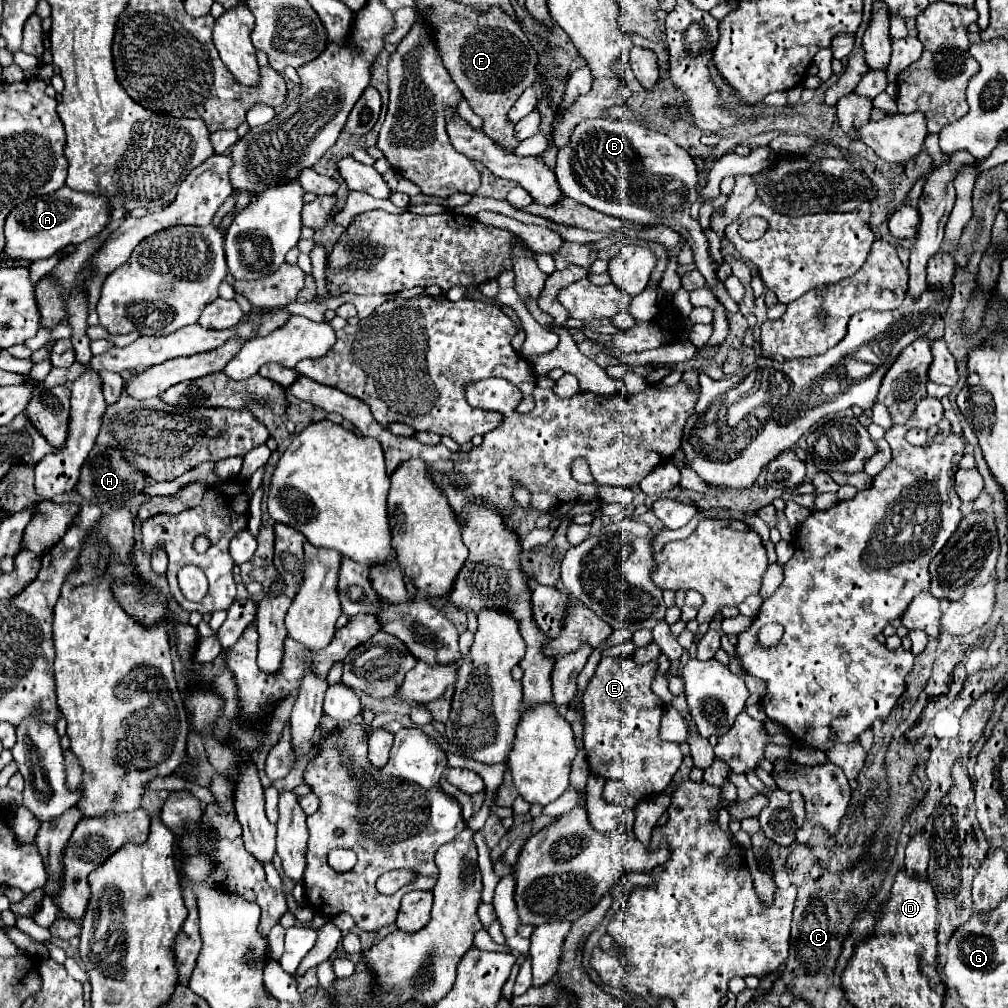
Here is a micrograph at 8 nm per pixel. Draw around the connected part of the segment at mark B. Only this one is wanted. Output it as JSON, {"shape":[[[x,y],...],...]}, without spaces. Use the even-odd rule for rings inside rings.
{"shape":[[[593,118],[593,120],[583,120],[577,124],[577,128],[569,136],[569,144],[559,148],[557,154],[557,166],[555,166],[555,176],[561,192],[567,198],[573,198],[575,202],[581,202],[597,212],[617,216],[627,222],[637,222],[637,224],[665,224],[671,230],[679,232],[691,246],[693,256],[695,256],[695,266],[705,278],[705,286],[711,290],[717,284],[717,272],[713,266],[713,258],[709,254],[709,242],[707,236],[701,230],[699,220],[691,218],[689,208],[697,198],[695,184],[697,184],[697,166],[693,158],[677,146],[669,136],[649,130],[641,126],[639,122],[631,122],[627,118],[613,120],[613,118]],[[633,180],[639,180],[639,186],[631,186]]]}

